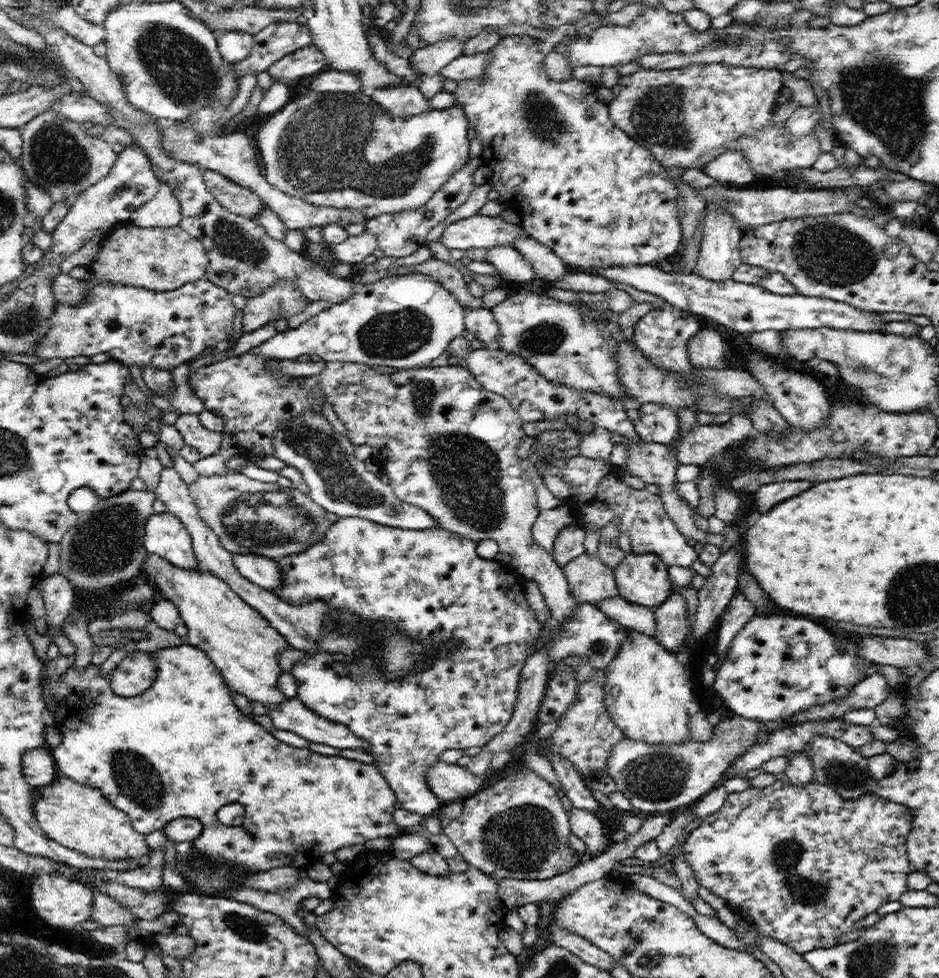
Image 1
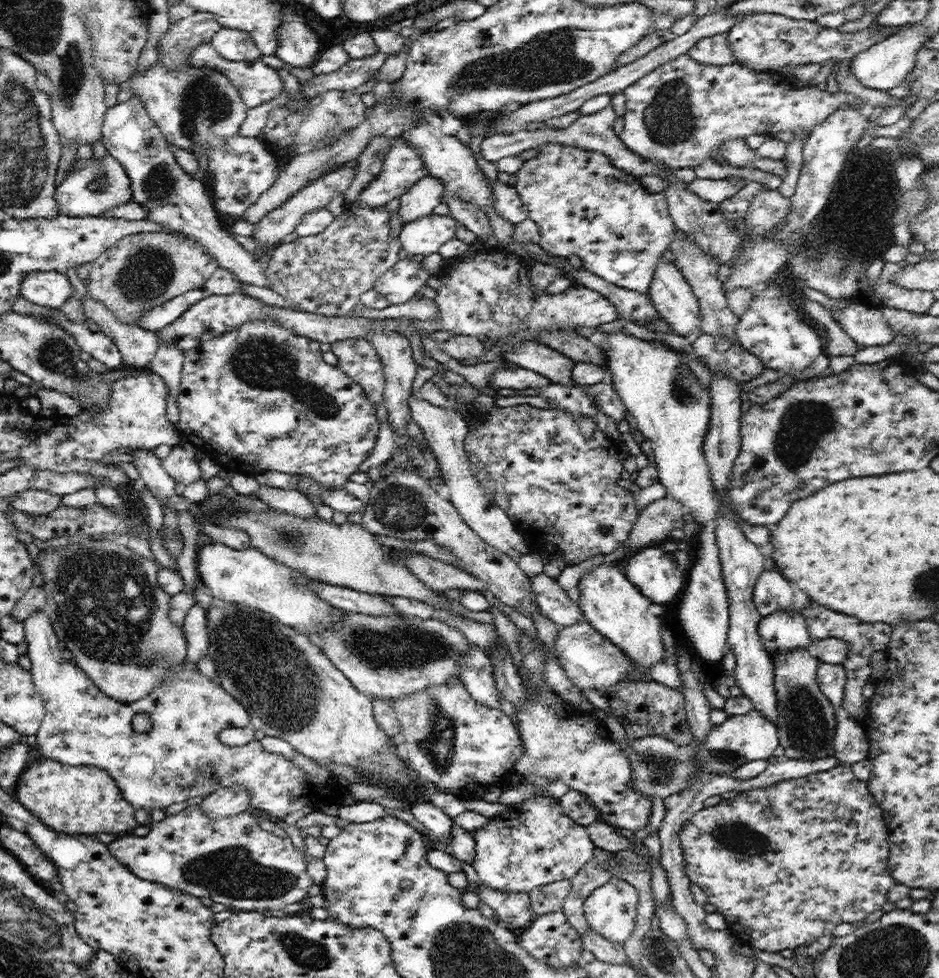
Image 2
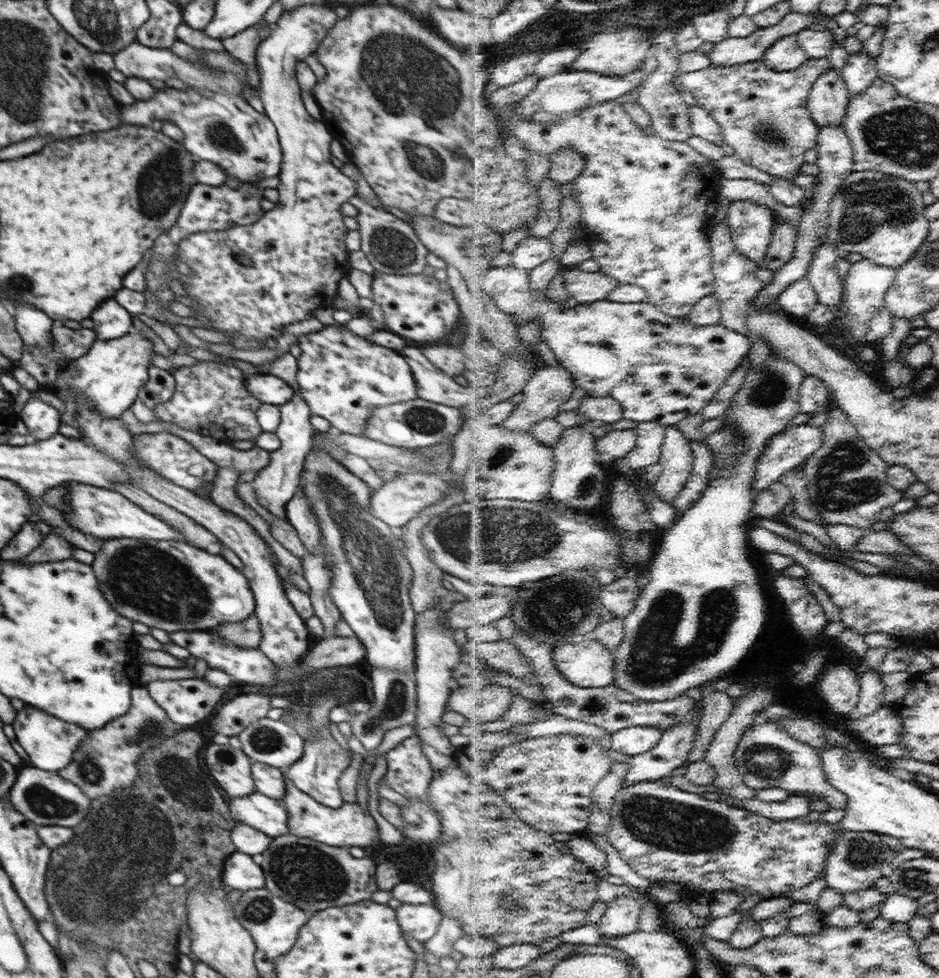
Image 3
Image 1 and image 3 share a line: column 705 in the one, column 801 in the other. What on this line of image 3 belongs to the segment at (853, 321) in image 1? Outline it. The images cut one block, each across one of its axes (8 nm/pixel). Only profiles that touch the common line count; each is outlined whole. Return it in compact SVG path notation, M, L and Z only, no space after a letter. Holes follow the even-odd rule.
M806 276L793 282L780 295L778 305L791 317L802 318L807 317L820 303L818 291L814 288L811 278Z

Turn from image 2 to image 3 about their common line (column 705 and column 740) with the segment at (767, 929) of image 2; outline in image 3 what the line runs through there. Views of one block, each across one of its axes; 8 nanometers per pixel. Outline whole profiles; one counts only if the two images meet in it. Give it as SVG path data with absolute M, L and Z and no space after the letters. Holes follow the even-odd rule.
M664 777L660 781L644 781L634 785L626 785L618 796L616 796L616 803L612 807L612 827L608 829L608 840L614 848L616 848L621 855L621 858L628 862L636 873L648 878L651 882L654 881L676 881L686 889L688 892L700 893L701 895L710 898L714 893L721 891L736 891L741 893L745 898L752 895L761 895L766 899L776 899L780 897L790 897L794 890L800 890L808 884L812 884L821 872L827 871L830 855L832 855L832 848L837 844L838 839L846 833L846 830L841 829L839 823L830 824L824 822L811 822L803 816L796 818L796 820L772 820L762 814L748 810L748 808L740 808L730 802L722 800L708 800L701 794L688 792L682 790L672 784L670 777Z

